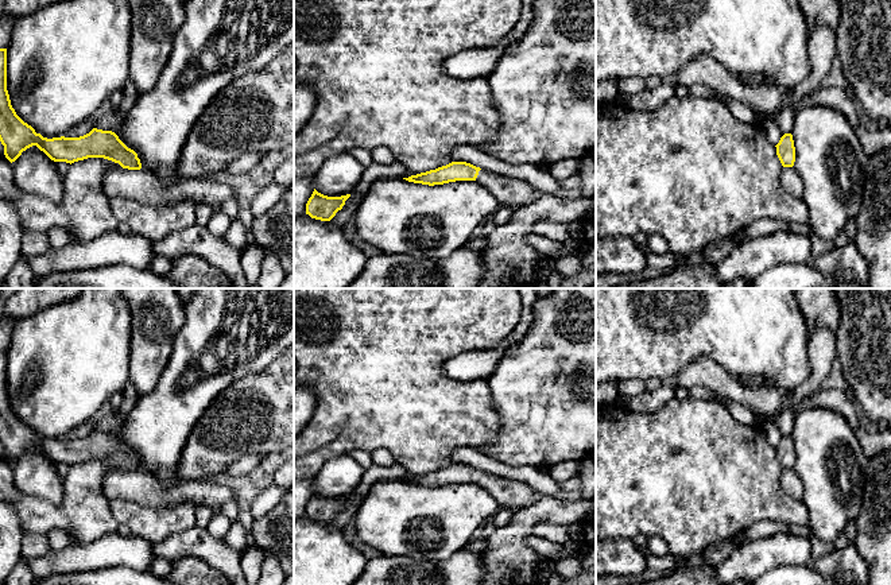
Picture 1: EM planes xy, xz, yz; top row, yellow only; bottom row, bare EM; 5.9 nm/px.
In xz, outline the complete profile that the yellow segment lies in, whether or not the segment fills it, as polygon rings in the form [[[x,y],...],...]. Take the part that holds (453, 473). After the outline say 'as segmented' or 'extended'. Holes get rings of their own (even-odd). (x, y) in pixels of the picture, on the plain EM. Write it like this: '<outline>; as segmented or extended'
[[[452,464],[446,468],[403,480],[422,487],[443,487],[456,483],[476,483],[484,488],[500,505],[514,512],[536,503],[536,491],[528,484],[483,472],[466,464]]]; extended

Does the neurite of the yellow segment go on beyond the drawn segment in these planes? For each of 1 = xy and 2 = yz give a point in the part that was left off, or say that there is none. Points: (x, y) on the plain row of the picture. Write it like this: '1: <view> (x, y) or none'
1: none
2: none

